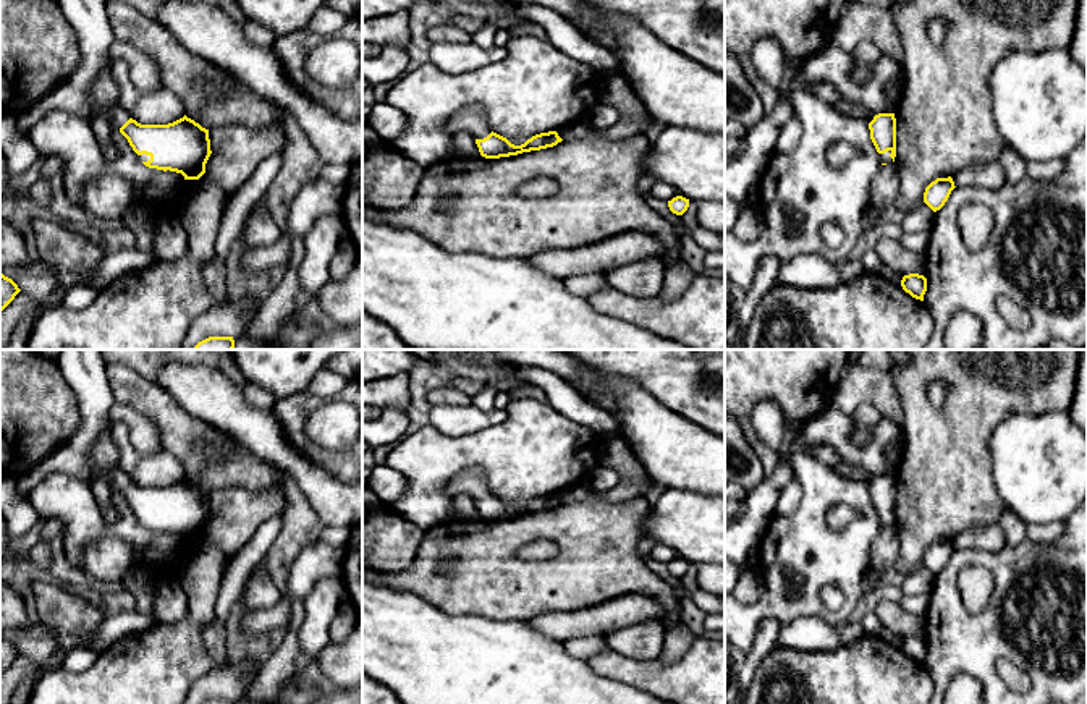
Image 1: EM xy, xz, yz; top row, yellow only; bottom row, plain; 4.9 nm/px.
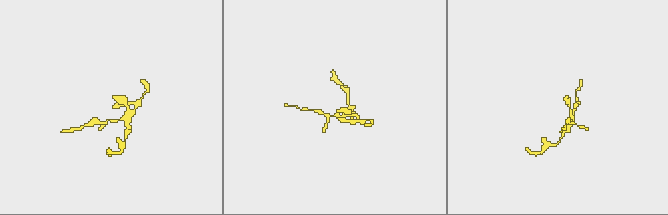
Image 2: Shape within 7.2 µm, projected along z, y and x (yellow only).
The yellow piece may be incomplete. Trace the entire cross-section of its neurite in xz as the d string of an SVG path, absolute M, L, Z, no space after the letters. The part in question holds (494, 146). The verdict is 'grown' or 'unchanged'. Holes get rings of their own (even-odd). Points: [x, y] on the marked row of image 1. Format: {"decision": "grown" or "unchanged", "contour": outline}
{"decision": "grown", "contour": "M480 105L459 108L446 123L446 131L453 136L459 131L469 131L479 152L485 159L500 159L518 155L522 152L553 147L563 139L556 131L540 133L527 139L521 146L511 144L506 138L493 133L487 123L485 110Z"}

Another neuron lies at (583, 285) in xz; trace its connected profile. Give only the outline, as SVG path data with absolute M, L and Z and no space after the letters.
M605 274L574 275L563 280L563 285L574 295L587 298L589 295L610 286Z

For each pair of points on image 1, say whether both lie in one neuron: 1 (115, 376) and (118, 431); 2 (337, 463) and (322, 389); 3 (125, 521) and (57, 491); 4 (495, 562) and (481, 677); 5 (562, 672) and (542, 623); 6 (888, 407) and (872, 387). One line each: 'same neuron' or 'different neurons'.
1: different neurons
2: different neurons
3: same neuron
4: different neurons
5: different neurons
6: same neuron

